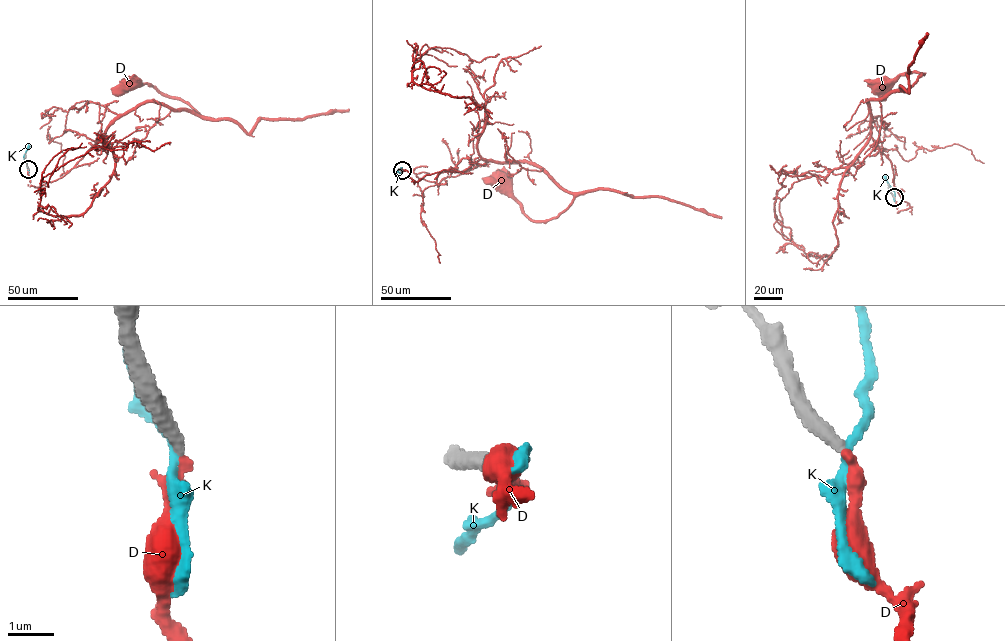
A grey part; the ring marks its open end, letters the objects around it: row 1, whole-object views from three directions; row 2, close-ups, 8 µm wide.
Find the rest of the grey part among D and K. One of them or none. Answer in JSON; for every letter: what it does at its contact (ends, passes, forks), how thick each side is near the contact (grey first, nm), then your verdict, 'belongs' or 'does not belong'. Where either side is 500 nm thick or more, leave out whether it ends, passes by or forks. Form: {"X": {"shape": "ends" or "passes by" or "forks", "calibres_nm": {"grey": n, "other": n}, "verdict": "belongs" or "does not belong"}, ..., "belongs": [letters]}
{"D": {"shape": "ends", "calibres_nm": {"grey": 320, "other": 320}, "verdict": "belongs"}, "K": {"shape": "passes by", "calibres_nm": {"grey": 320, "other": 180}, "verdict": "does not belong"}, "belongs": ["D"]}

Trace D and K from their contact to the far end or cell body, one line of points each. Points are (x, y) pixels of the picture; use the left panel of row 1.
D: (28, 169), (34, 186), (60, 178), (108, 126), (148, 102), (163, 102), (201, 116), (149, 84), (128, 81)
K: (28, 169), (24, 156), (28, 144)

